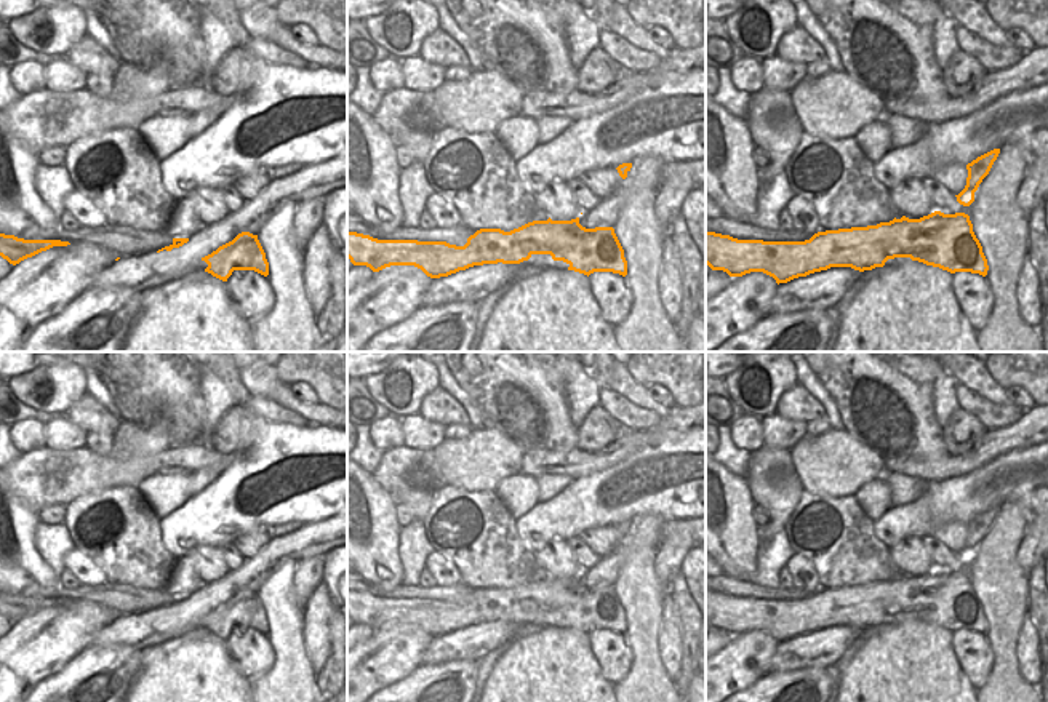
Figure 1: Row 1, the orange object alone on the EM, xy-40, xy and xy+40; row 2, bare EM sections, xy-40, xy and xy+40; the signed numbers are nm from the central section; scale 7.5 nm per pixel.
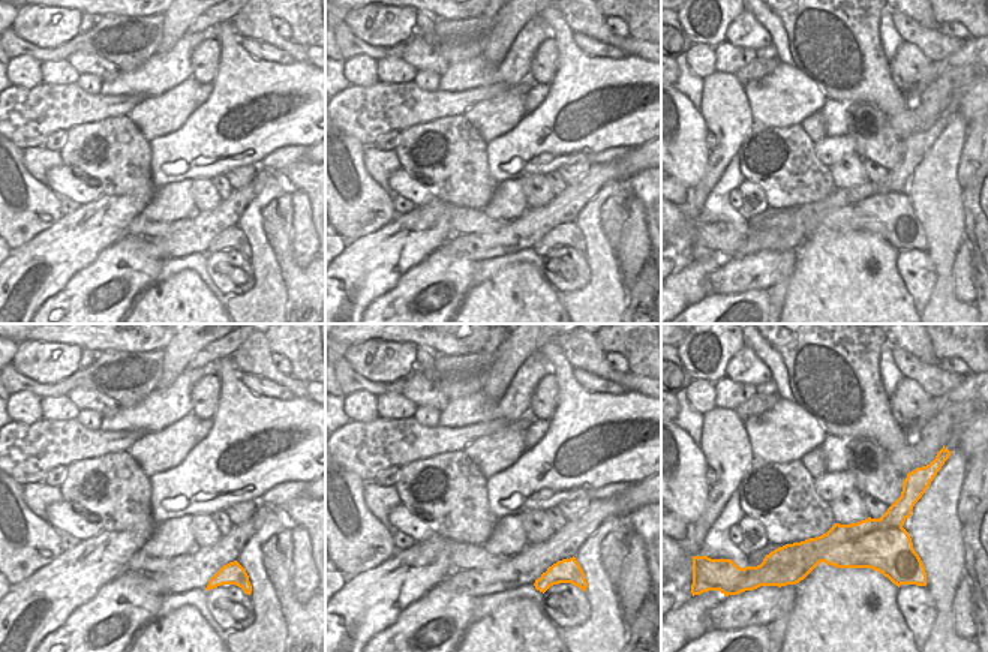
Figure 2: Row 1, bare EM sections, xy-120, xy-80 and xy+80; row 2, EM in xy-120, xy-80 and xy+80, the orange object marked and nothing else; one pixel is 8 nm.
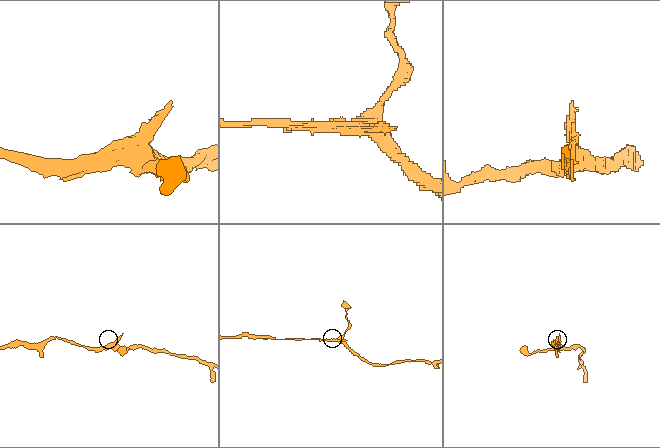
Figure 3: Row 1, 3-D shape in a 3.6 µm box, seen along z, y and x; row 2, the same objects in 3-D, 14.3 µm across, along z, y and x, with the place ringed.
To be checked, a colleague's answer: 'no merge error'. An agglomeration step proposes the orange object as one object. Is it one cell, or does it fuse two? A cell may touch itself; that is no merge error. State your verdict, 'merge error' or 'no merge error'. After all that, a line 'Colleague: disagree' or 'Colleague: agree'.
merge error
Colleague: disagree

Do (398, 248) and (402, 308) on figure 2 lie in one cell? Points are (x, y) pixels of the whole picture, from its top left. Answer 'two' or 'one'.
two

